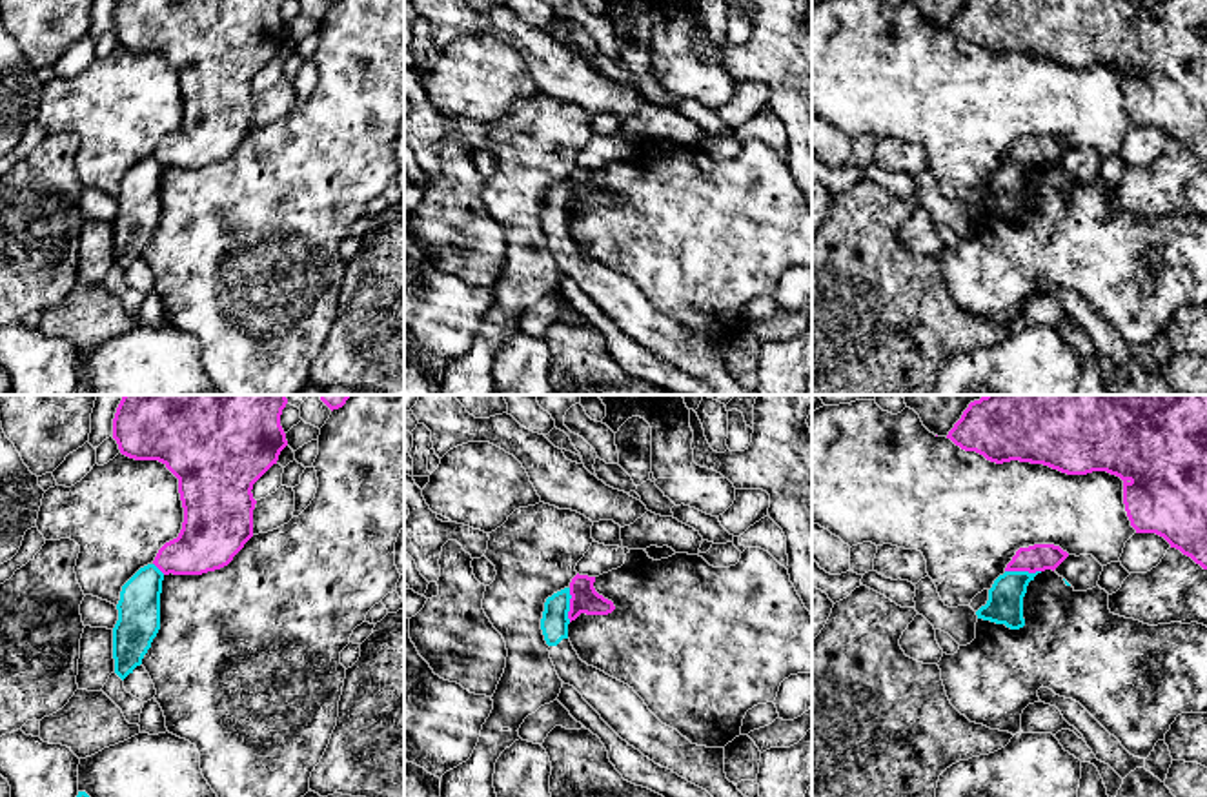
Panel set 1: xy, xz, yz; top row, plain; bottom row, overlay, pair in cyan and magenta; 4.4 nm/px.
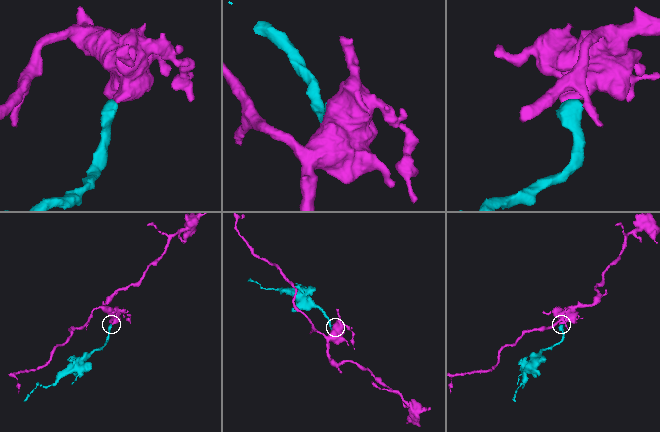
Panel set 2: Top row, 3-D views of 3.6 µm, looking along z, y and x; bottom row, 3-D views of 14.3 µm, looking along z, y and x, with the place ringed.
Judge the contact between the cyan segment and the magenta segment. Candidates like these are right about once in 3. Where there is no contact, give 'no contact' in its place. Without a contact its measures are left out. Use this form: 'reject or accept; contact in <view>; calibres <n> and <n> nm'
reject; contact in yz; calibres 160 and 120 nm

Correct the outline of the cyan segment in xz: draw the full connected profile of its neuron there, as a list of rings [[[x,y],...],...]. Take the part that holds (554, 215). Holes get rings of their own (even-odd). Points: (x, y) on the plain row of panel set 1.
[[[564,180],[544,195],[541,222],[550,238],[550,251],[559,271],[573,278],[583,291],[601,308],[601,311],[630,338],[639,342],[655,357],[672,362],[688,375],[706,382],[717,395],[757,395],[745,389],[725,366],[725,340],[706,340],[692,337],[677,322],[663,317],[628,277],[606,267],[604,264],[583,255],[568,231],[570,180]]]

